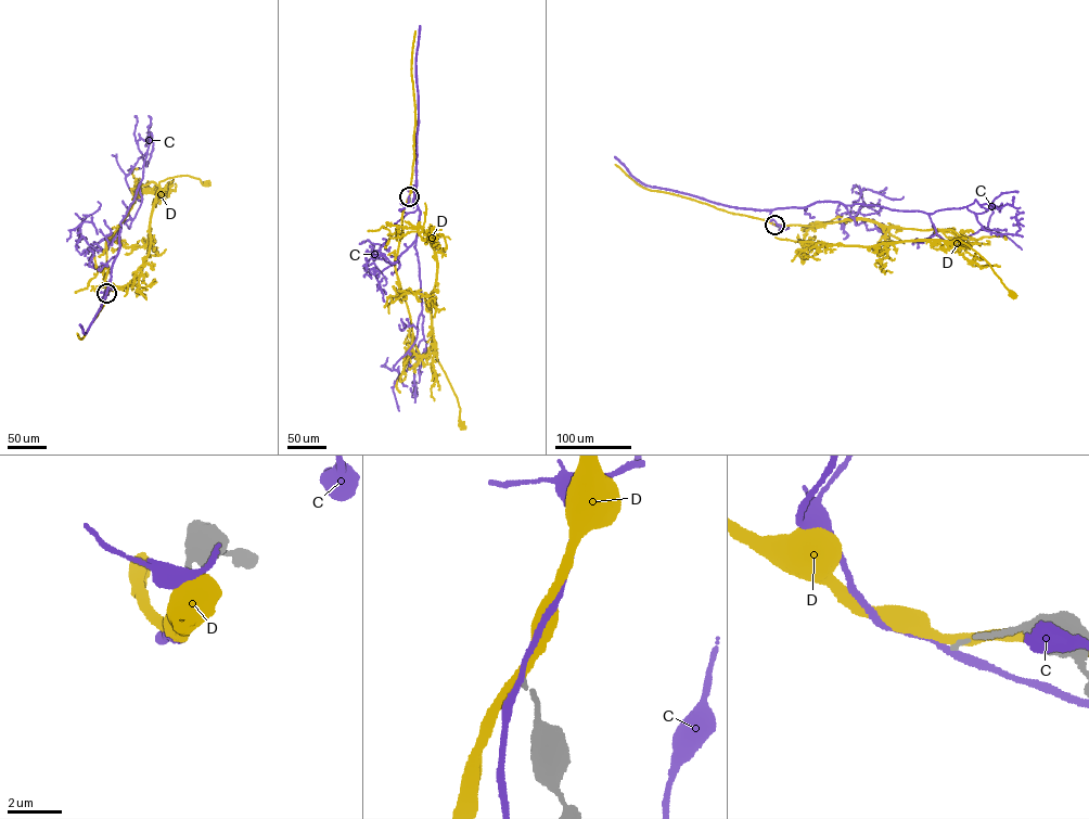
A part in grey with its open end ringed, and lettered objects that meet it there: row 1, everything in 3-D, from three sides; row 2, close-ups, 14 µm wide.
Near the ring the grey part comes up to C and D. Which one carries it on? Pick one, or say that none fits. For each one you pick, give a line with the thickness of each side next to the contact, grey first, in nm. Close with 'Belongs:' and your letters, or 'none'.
Belongs: none

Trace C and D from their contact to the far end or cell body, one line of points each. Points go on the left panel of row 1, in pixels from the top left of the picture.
C: (106, 293), (119, 247), (120, 222), (142, 178), (146, 152), (142, 156), (145, 166), (153, 150), (151, 125)
D: (106, 293), (107, 238), (119, 227), (140, 186), (152, 182), (159, 187), (159, 181), (182, 175), (205, 183)

